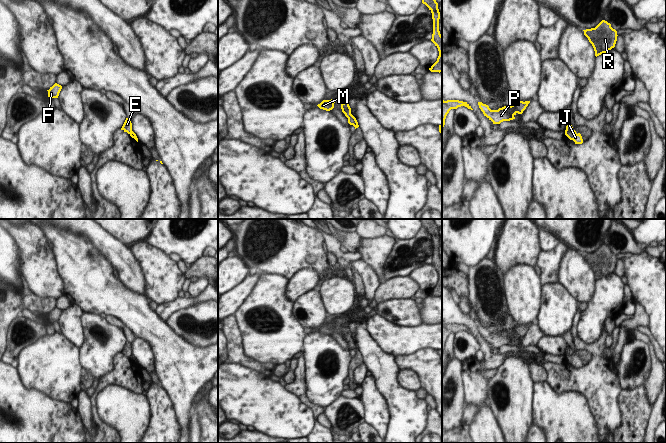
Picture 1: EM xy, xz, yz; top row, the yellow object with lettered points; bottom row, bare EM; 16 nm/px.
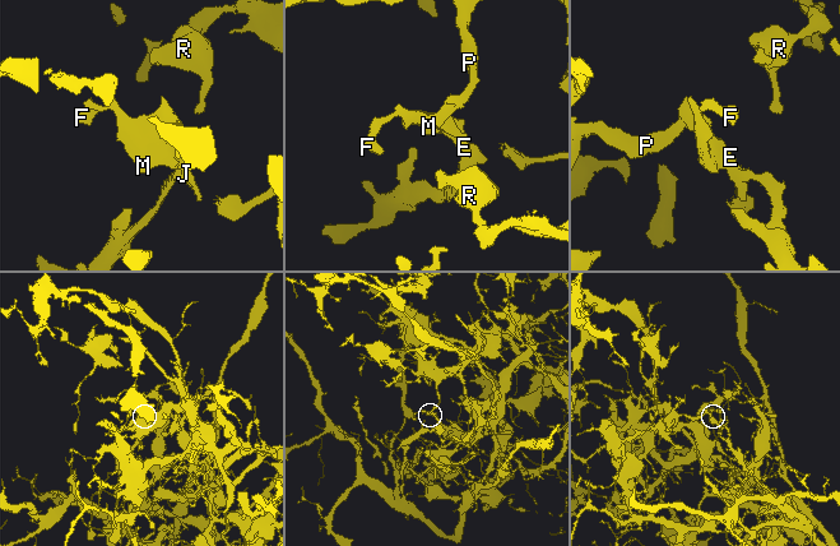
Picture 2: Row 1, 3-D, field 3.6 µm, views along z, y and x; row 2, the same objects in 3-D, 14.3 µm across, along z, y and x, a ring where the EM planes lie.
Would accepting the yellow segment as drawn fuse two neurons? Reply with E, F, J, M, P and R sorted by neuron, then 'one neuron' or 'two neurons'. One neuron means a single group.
groups E F M P R / J; two neurons

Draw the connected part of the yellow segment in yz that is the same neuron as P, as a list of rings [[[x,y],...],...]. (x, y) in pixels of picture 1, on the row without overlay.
[[[518,325],[516,328],[511,330],[504,330],[498,334],[491,334],[488,329],[478,326],[479,332],[493,348],[500,348],[503,345],[510,345],[515,343],[515,339],[522,338],[526,333],[530,325]]]

